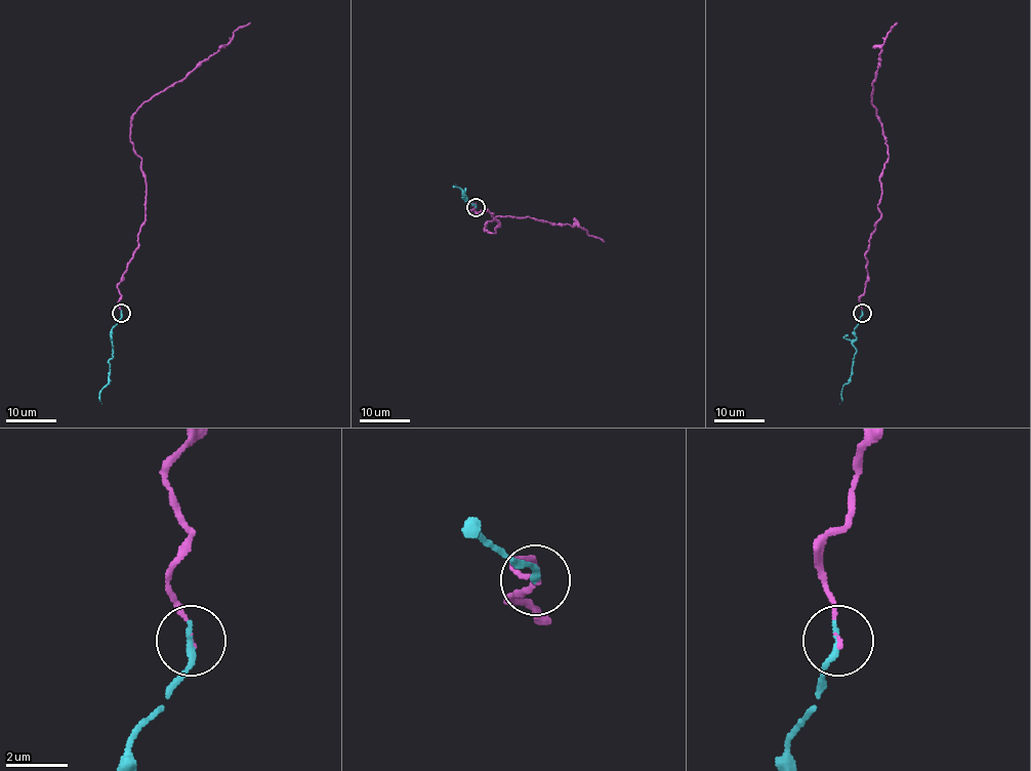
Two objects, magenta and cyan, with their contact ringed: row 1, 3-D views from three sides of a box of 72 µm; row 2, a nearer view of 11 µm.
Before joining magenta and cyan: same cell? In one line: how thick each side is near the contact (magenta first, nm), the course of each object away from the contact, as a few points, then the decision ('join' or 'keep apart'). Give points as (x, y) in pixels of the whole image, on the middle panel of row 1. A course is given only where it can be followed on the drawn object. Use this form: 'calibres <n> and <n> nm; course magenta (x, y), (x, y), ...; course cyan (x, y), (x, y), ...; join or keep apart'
calibres 80 and 200 nm; course magenta (476, 206), (498, 221), (490, 233), (486, 225), (497, 216), (530, 216), (579, 226), (605, 242); course cyan (476, 206), (463, 198), (463, 192), (454, 187), (455, 184); join

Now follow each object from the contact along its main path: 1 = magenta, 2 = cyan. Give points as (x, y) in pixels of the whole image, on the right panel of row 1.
1: (862, 314), (864, 252), (880, 217), (879, 175), (889, 158), (872, 104), (872, 83), (880, 45), (897, 23)
2: (862, 314), (854, 330), (856, 354), (852, 375), (841, 391), (839, 403)

